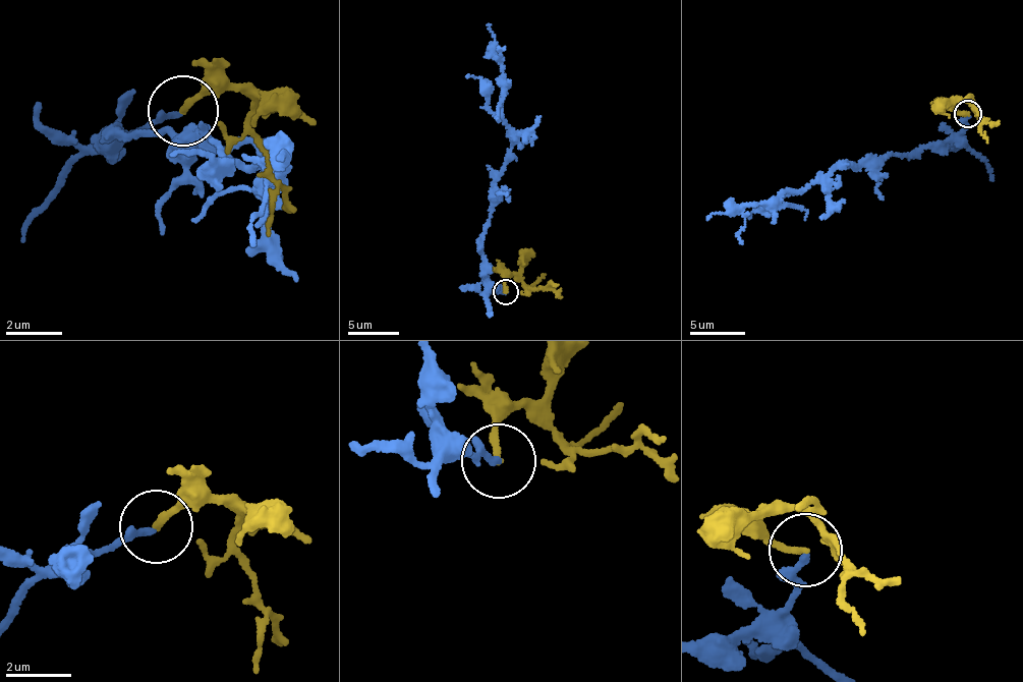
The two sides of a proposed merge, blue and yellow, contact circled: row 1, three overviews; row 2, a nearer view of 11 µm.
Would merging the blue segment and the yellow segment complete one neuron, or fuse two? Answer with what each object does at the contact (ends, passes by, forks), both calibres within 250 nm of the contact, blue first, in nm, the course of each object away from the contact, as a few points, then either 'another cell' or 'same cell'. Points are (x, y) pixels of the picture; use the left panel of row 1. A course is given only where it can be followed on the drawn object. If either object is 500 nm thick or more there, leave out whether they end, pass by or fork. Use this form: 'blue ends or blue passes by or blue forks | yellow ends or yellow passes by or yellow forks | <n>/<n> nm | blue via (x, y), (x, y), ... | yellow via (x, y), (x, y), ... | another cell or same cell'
blue passes by | yellow ends | 130/190 nm | blue via (183, 116), (114, 134), (199, 126), (206, 141), (256, 136), (275, 155), (253, 170), (277, 159) | yellow via (183, 110), (190, 99), (244, 89), (254, 129), (269, 239) | another cell

